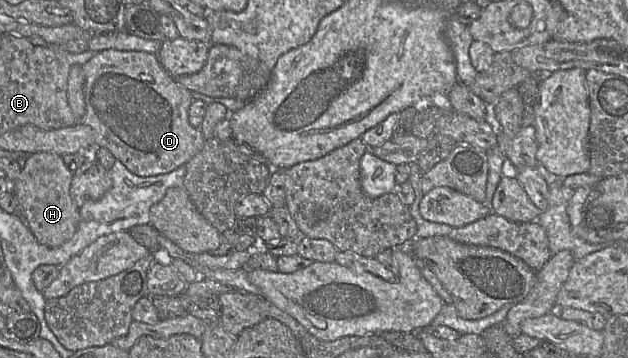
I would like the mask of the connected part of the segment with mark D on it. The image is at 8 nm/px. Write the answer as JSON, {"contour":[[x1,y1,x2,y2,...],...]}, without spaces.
{"contour":[[107,49,96,52,94,56,82,66,82,68,85,76,84,95,86,111,80,120,80,123,88,125,93,129,95,147,108,149,130,172,141,177,170,173,178,167,185,165,202,150,206,139,204,138,200,128,191,126,188,120,188,109,194,100,191,96,191,91,177,83,175,79,162,67,157,54,145,51,119,51,115,49]]}

